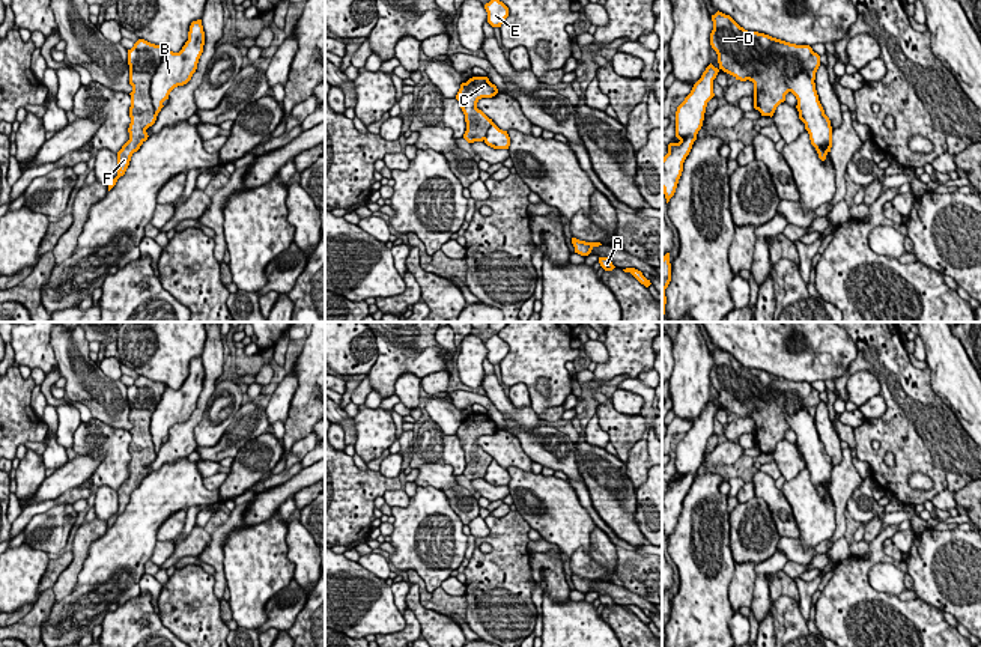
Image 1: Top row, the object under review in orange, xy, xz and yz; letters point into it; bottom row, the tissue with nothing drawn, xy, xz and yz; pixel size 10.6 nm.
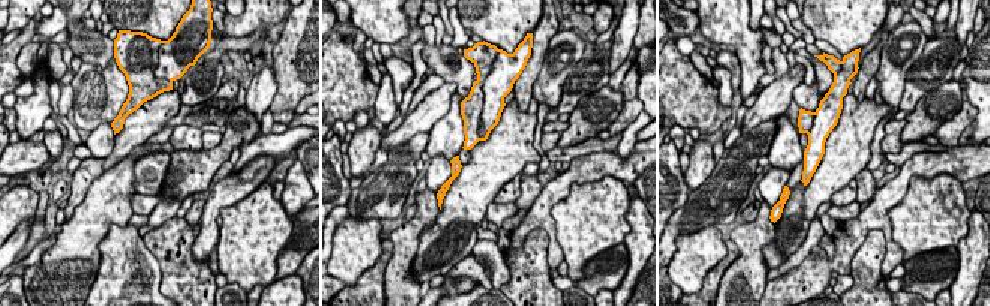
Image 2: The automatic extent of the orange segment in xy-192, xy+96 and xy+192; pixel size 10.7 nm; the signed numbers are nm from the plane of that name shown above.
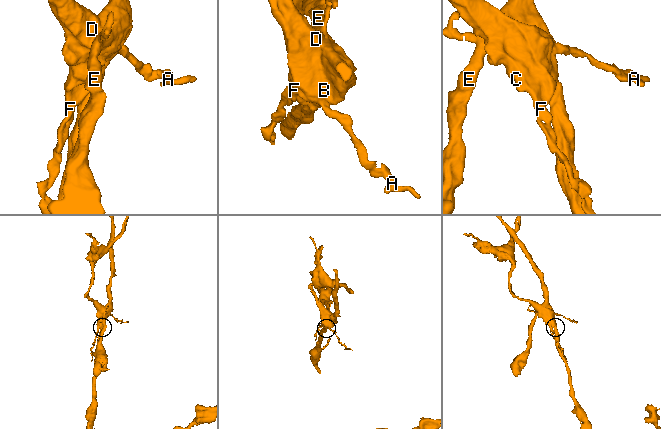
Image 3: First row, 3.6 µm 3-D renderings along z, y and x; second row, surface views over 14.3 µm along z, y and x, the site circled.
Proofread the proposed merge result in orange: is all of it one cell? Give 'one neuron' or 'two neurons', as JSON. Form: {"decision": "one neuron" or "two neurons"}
{"decision": "two neurons"}

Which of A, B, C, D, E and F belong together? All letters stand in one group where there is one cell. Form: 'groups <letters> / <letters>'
groups A C D F / B E

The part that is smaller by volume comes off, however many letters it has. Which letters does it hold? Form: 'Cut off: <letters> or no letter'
Cut off: A, C, D, F

